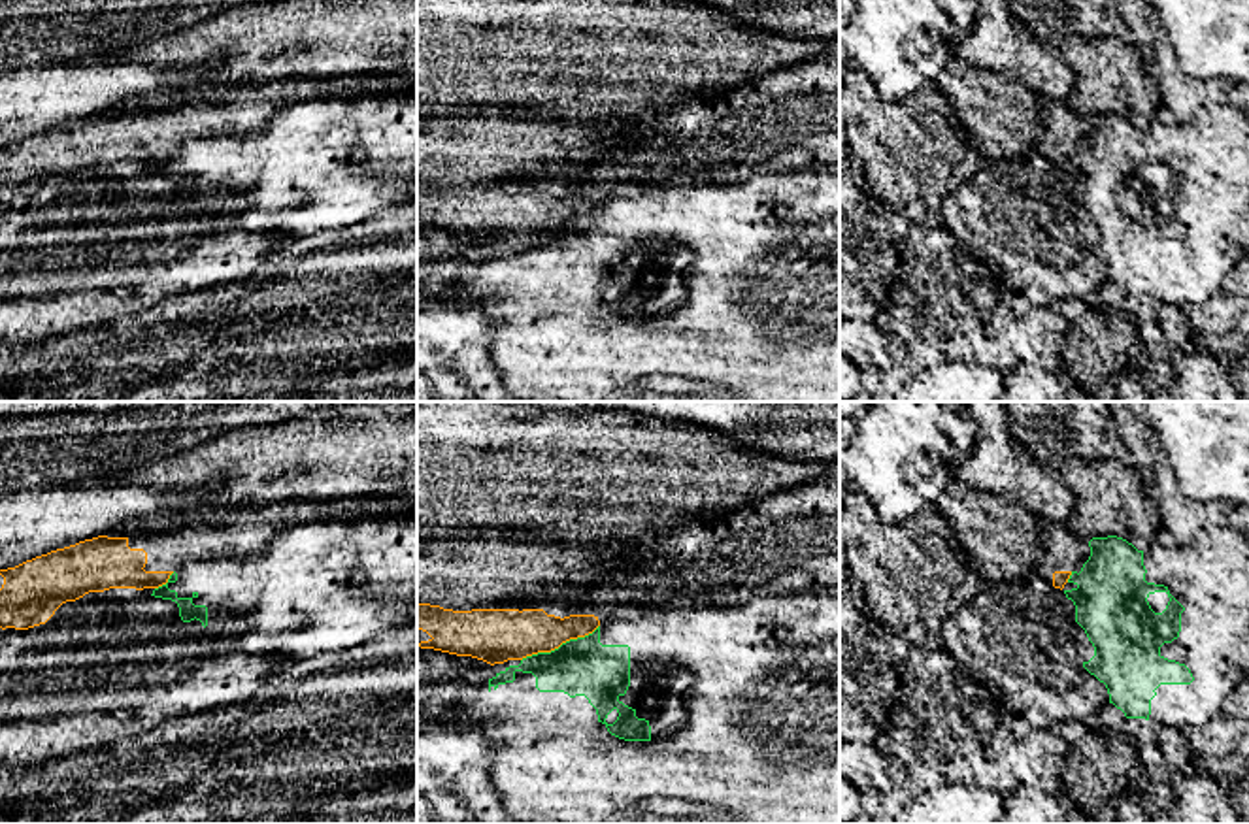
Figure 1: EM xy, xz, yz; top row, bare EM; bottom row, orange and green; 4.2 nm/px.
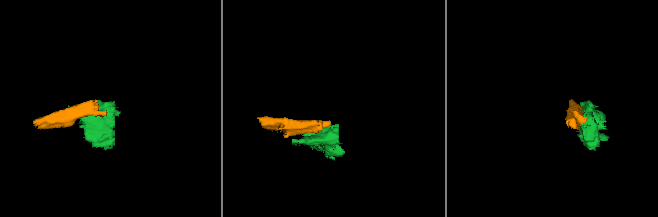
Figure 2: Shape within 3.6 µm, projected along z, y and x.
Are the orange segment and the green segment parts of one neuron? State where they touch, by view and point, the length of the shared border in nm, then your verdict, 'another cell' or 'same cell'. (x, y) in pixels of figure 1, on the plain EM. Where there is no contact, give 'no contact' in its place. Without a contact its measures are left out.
xz (559, 223) | 360 nm | same cell

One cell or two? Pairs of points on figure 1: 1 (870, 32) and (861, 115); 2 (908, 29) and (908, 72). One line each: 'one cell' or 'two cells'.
1: two cells
2: one cell

